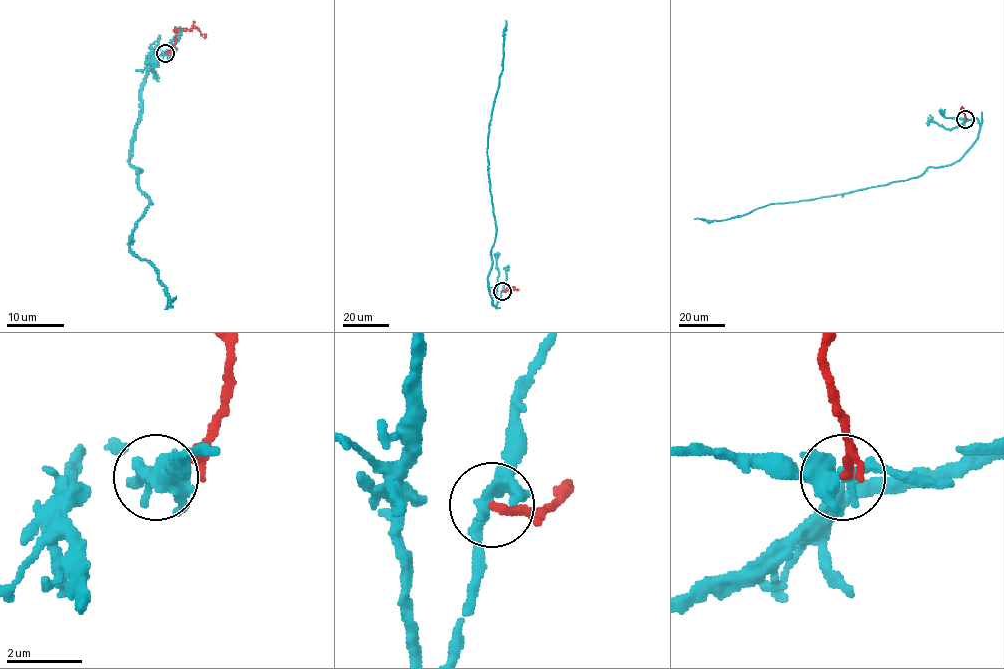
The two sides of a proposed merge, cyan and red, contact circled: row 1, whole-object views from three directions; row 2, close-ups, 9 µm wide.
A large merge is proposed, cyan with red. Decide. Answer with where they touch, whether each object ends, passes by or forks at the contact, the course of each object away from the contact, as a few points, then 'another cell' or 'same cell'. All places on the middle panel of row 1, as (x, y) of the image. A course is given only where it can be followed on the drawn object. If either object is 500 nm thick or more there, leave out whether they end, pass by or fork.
place (502, 291); cyan forks; red ends; course cyan (502, 291), (494, 305), (488, 279), (496, 232), (487, 145), (502, 70), (506, 20); course red (502, 291), (518, 289); another cell

